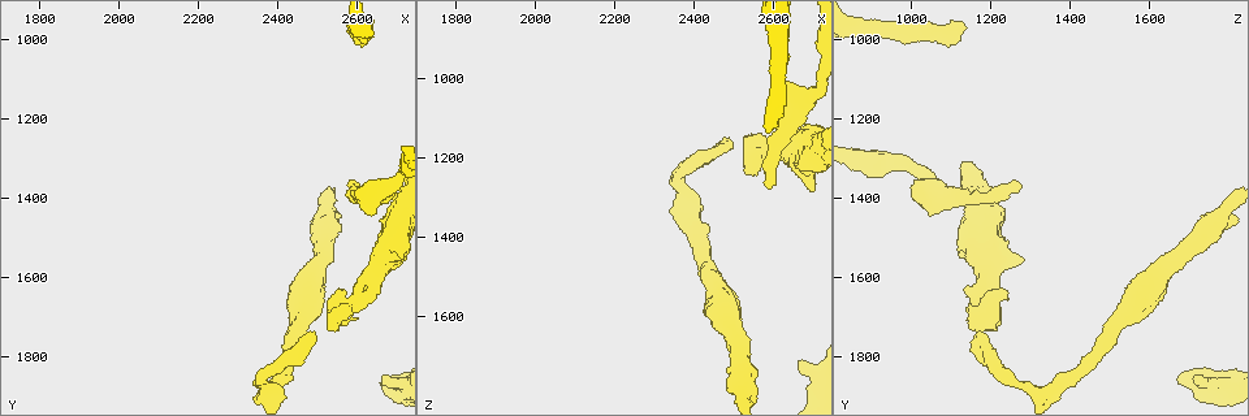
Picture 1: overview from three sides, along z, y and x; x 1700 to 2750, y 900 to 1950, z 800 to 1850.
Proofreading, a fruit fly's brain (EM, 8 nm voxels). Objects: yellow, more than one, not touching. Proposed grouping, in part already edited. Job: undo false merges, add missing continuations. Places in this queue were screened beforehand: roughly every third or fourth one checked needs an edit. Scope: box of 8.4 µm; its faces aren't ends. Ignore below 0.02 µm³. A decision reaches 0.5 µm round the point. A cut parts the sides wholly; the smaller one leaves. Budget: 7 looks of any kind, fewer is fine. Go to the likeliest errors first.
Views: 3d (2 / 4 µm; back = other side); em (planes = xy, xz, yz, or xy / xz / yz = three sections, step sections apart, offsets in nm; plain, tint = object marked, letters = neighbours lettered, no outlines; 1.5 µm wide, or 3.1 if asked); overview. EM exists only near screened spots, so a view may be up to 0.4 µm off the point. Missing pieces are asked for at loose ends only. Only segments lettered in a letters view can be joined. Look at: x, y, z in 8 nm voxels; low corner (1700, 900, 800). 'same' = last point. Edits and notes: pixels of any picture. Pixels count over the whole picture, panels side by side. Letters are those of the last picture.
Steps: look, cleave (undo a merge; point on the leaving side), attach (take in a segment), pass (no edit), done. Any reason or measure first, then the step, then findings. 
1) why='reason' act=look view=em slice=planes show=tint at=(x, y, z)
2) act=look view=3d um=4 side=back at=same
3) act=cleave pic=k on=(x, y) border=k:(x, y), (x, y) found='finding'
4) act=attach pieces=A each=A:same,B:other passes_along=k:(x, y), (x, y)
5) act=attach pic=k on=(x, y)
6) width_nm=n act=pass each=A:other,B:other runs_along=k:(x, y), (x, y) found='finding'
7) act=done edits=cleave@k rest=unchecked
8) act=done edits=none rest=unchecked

why='end of a long branch' act=look view=em slice=planes show=tint at=(2590, 975, 1130)

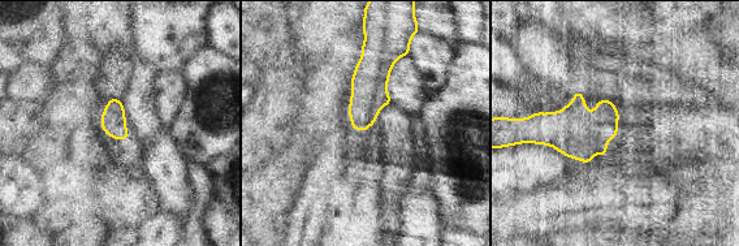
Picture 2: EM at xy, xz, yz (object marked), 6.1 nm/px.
why='what lies round it' act=look view=em slice=planes show=letters at=same

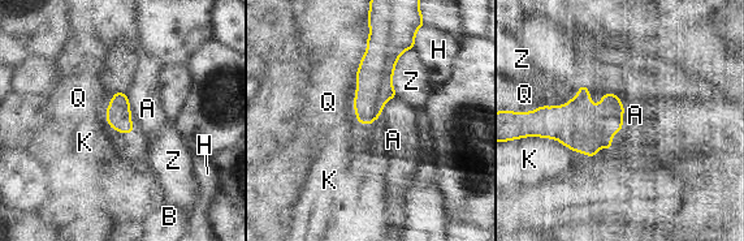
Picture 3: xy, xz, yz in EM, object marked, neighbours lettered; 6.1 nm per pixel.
width_nm=150 act=pass each=A:other,B:other,H:other,K:other,Q:other,Z:other border=3:(396, 95), (371, 123), (358, 123) found='no lettered segment goes on from it'

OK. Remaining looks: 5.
why='an open end' act=look view=3d um=2 at=(2585, 1370, 1275)

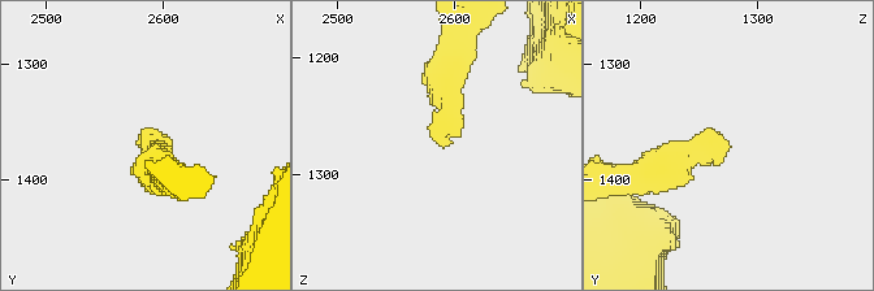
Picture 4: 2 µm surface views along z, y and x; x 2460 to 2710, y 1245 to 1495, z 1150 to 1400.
act=look view=em slice=planes show=plain at=(2592, 1372, 1278)

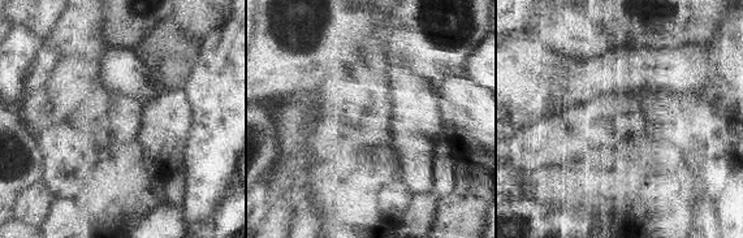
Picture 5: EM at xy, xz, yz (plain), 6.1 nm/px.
why='what lies round it' act=look view=em slice=planes show=letters at=same

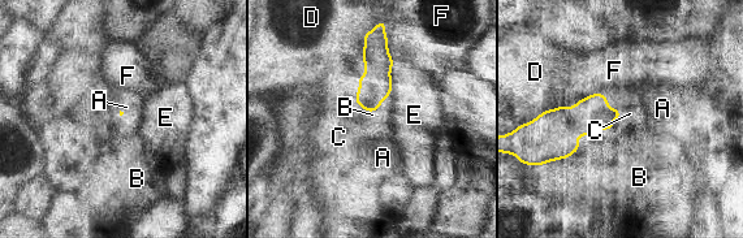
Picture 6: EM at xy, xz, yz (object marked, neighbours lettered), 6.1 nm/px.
longest_contact=F:360nm act=attach pieces=C each=A:other,B:other,C:same,D:other,E:other,F:other found='the neuron continues'

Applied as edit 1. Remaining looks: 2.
act=done edits=attach@6 rest=unchecked

